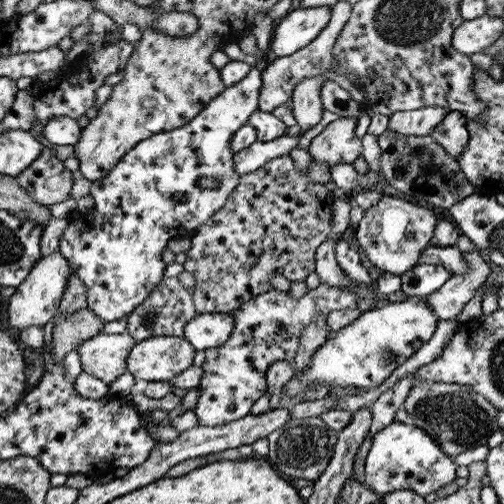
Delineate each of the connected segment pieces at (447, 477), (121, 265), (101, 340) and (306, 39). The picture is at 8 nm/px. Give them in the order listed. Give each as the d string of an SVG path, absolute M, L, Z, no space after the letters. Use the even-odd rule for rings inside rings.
M394 421L379 430L374 436L372 446L365 459L365 485L379 496L393 490L411 490L423 497L457 479L456 465L424 430L410 423Z
M252 67L245 77L242 77L236 84L227 87L226 90L218 94L217 97L214 97L212 102L210 102L194 120L176 130L162 132L150 136L150 138L146 138L146 140L142 140L142 142L138 142L138 145L134 146L134 150L130 150L128 154L124 155L120 164L114 166L114 170L110 170L110 172L106 174L106 178L92 181L89 194L92 196L92 200L94 200L94 207L93 209L87 209L85 212L76 212L74 214L68 227L64 230L64 233L62 233L62 238L60 238L60 253L64 255L66 260L69 260L69 265L72 268L72 272L74 272L75 278L80 279L86 285L87 308L94 314L100 316L104 322L110 323L126 317L143 300L146 300L146 298L150 296L152 289L164 277L164 270L166 270L167 264L162 261L161 254L162 251L167 248L168 242L173 238L191 238L194 231L200 225L204 224L207 218L210 218L215 212L221 210L230 194L234 192L234 188L238 187L239 175L234 172L233 152L230 150L230 142L234 134L240 130L242 126L248 124L250 116L258 110L258 95L262 86L261 71L261 67ZM201 178L218 179L221 186L219 188L200 188L198 184Z
M127 332L120 334L98 333L78 346L79 359L84 372L112 384L127 371L127 358L137 343Z
M332 5L312 8L293 8L274 24L270 52L285 57L310 44L331 19Z

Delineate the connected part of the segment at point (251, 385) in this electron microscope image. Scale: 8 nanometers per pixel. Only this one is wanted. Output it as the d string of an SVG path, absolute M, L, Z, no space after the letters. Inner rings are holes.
M325 282L308 289L298 299L294 299L289 291L271 288L245 302L231 313L235 325L228 340L222 346L204 349L202 382L198 388L202 393L193 408L199 424L223 425L248 415L251 406L267 393L265 380L270 365L280 360L292 362L297 355L303 330L319 316L351 308L365 313L382 304L380 299L363 299L352 289L343 289Z

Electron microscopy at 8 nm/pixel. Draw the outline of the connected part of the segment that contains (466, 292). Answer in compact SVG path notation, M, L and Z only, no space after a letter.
M480 252L466 253L463 257L467 260L467 270L452 275L436 292L425 297L425 301L440 321L455 319L461 308L474 298L476 290L482 286L491 272Z

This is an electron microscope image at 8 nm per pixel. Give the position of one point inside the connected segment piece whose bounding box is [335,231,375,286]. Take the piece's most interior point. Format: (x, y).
(347, 256)

